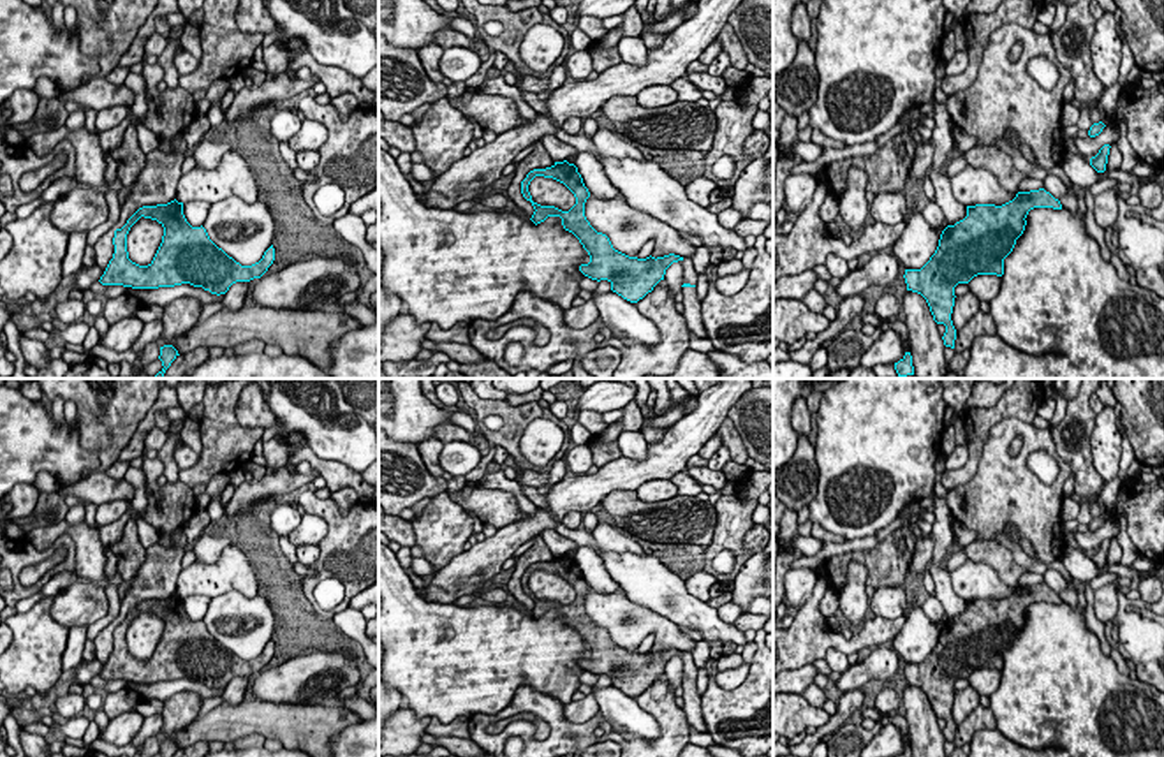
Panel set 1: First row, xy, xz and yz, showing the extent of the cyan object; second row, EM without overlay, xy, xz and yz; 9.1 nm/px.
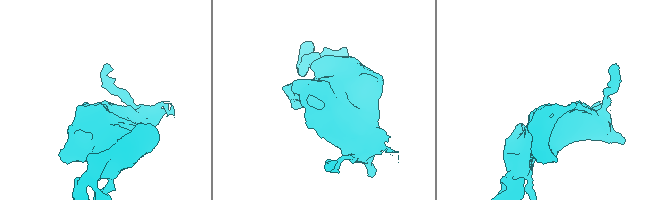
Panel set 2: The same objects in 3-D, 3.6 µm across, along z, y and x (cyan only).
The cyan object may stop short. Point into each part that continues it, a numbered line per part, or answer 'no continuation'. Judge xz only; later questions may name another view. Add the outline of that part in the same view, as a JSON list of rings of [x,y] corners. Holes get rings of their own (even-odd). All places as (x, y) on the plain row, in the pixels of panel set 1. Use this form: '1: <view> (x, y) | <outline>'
1: xz (691, 669) | [[[683,653],[683,678],[697,680],[699,667],[694,664],[694,657],[690,653]]]

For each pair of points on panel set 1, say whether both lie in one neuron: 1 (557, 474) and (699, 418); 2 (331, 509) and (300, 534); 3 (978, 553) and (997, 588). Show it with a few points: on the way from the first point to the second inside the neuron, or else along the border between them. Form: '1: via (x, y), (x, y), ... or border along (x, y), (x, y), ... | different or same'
1: border along (564, 476), (546, 495) | different
2: border along (305, 511), (324, 521), (326, 536), (317, 544) | different
3: border along (967, 558), (987, 564), (1004, 583), (1015, 588) | different

